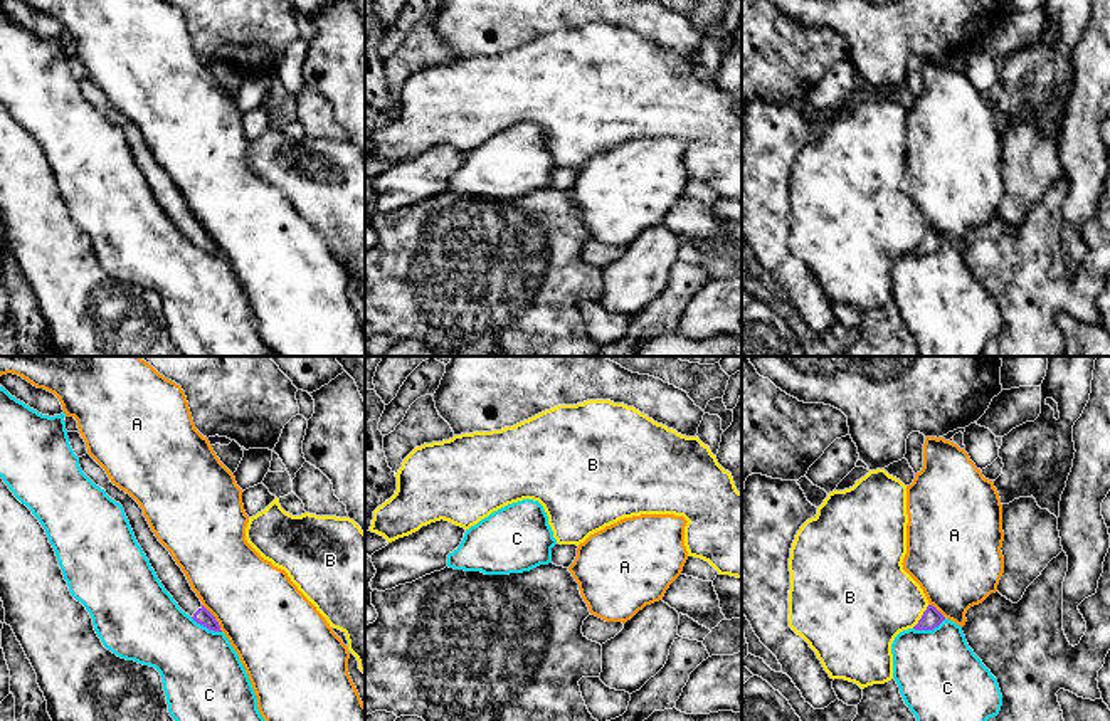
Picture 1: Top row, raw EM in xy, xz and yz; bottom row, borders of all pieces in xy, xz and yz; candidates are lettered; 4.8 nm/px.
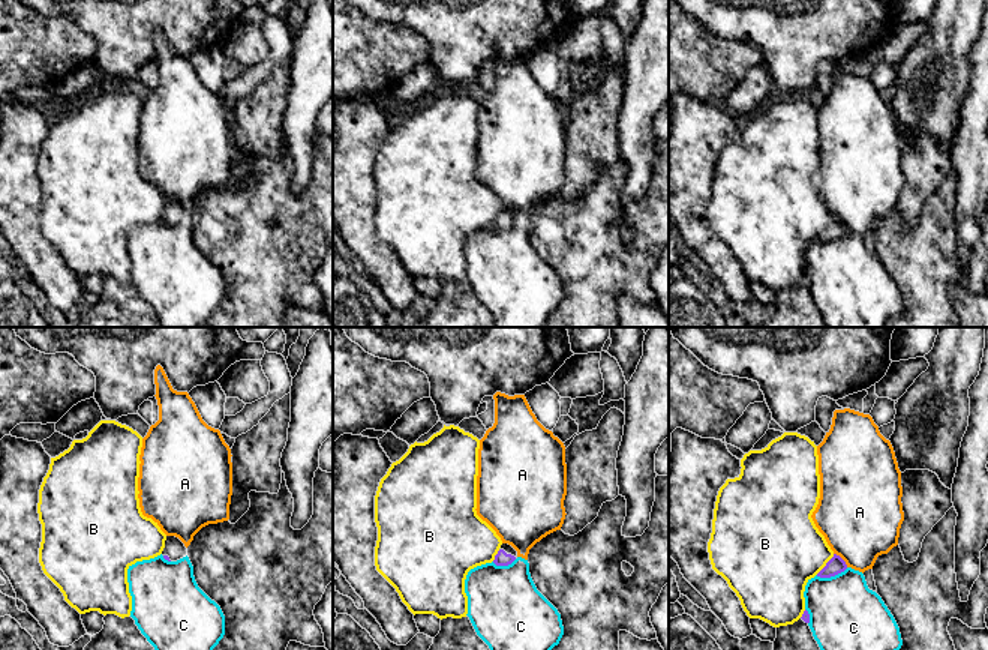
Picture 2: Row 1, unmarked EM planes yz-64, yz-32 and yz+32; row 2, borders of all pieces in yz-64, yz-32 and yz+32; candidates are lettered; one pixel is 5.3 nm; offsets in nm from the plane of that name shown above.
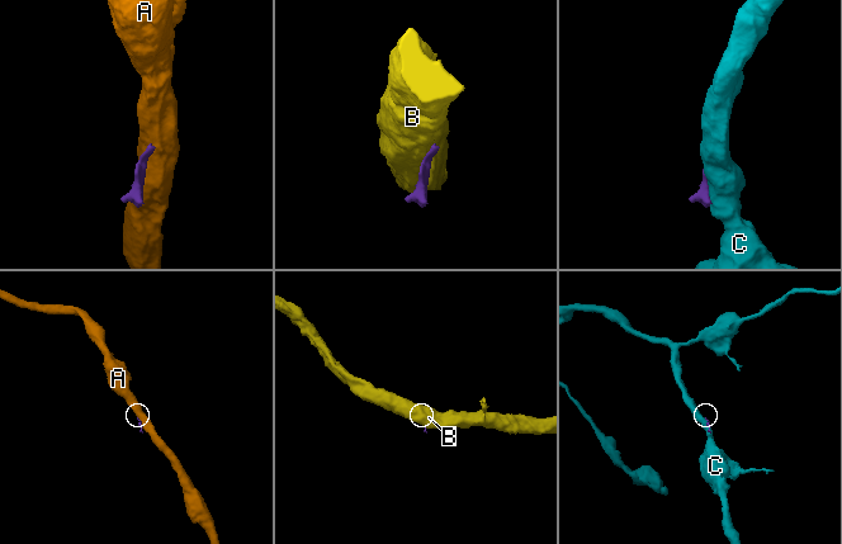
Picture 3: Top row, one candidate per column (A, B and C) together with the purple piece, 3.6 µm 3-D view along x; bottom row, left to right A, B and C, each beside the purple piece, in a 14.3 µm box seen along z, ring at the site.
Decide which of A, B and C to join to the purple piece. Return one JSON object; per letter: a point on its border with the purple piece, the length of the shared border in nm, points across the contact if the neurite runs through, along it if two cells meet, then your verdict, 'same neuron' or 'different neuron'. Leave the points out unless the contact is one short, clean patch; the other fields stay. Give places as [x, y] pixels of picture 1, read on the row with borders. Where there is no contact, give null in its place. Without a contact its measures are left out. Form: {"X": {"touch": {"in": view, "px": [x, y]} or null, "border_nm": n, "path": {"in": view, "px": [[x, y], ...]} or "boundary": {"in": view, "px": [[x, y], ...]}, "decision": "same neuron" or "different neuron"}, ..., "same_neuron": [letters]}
{"A": {"touch": {"in": "xy", "px": [214, 617]}, "border_nm": 170, "decision": "different neuron"}, "B": {"touch": {"in": "yz", "px": [922, 617]}, "border_nm": 140, "decision": "different neuron"}, "C": {"touch": {"in": "yz", "px": [929, 629]}, "border_nm": 170, "decision": "different neuron"}, "same_neuron": []}

